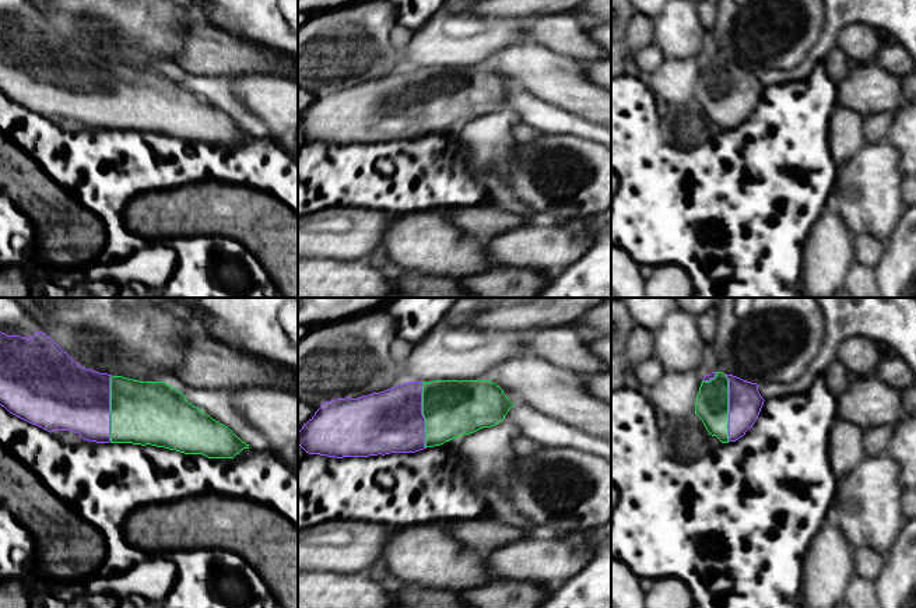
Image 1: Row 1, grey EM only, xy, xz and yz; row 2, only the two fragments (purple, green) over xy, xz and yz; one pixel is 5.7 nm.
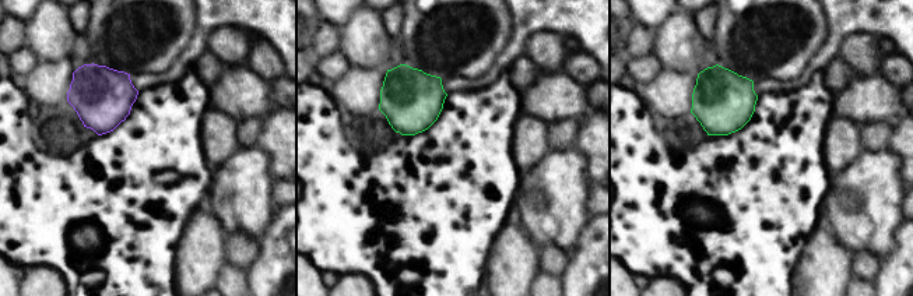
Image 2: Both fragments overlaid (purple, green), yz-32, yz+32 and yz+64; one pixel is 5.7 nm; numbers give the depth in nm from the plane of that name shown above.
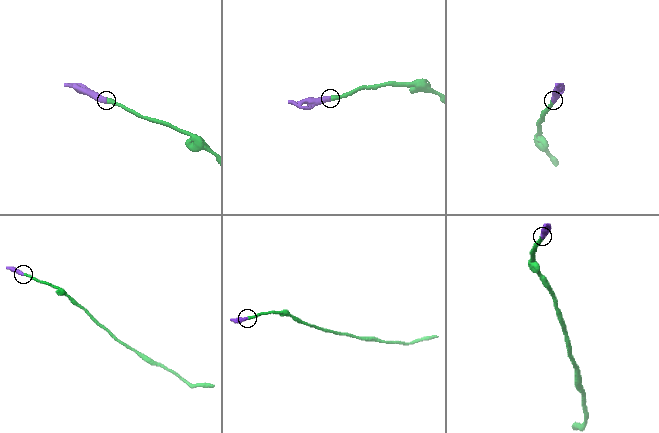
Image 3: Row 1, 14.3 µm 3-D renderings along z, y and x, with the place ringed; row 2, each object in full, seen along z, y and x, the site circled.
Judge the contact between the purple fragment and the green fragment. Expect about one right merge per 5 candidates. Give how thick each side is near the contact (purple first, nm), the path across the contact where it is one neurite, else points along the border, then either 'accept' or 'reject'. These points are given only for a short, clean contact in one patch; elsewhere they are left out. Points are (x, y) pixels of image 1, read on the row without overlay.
190/190 nm | across yz (744, 87), (729, 94), (712, 88) | accept

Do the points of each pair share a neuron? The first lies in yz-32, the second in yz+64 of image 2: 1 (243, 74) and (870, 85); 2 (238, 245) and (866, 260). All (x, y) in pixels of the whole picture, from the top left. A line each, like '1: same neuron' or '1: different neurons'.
1: same neuron
2: same neuron

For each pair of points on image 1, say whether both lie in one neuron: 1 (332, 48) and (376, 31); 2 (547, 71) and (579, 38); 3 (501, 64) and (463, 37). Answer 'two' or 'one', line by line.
1: one
2: two
3: two

